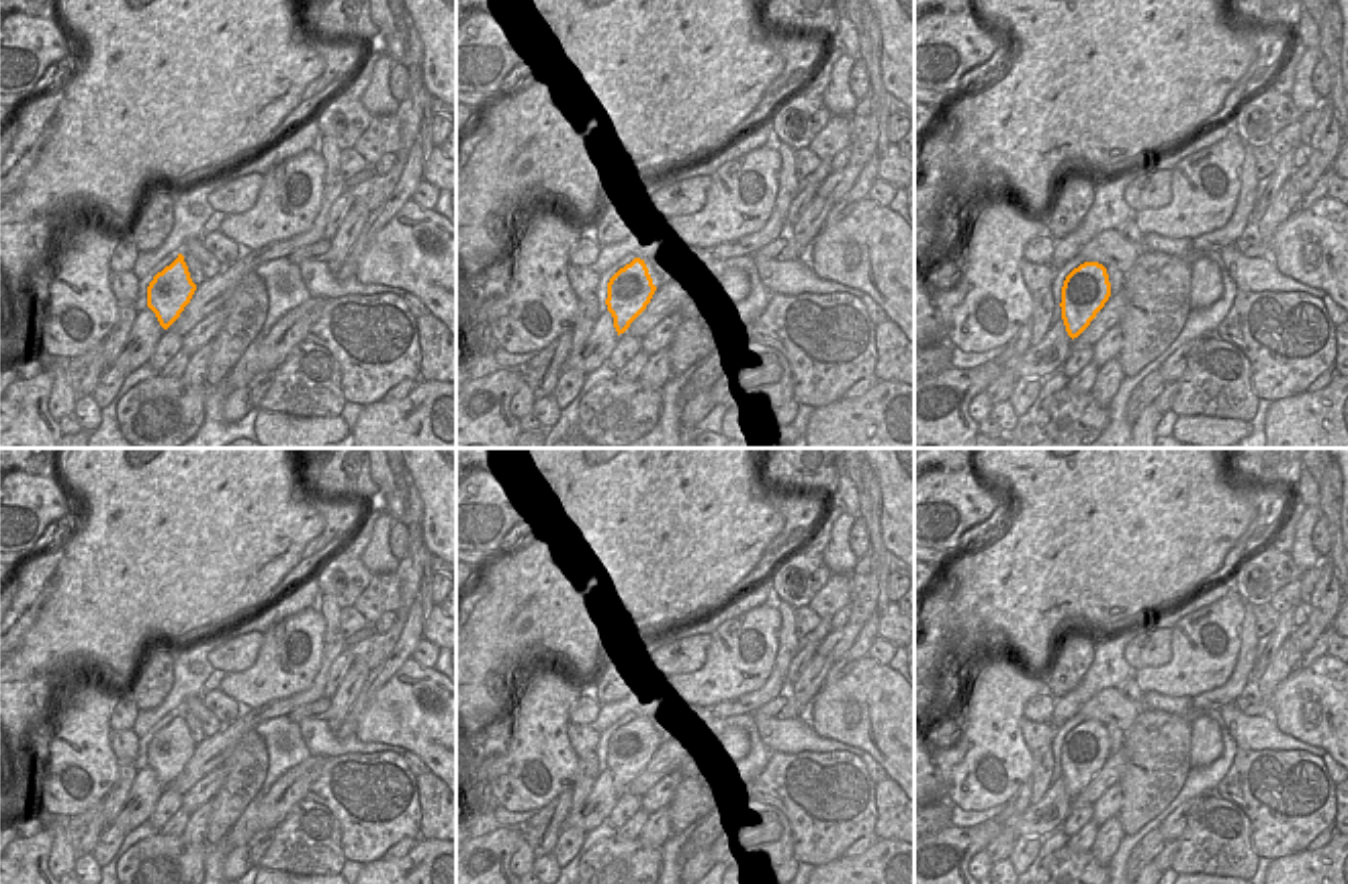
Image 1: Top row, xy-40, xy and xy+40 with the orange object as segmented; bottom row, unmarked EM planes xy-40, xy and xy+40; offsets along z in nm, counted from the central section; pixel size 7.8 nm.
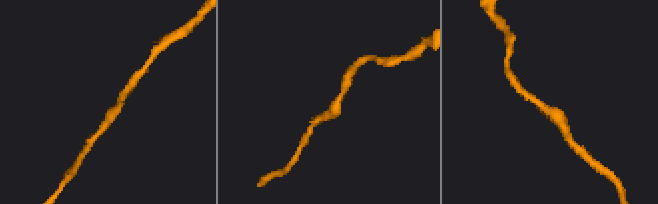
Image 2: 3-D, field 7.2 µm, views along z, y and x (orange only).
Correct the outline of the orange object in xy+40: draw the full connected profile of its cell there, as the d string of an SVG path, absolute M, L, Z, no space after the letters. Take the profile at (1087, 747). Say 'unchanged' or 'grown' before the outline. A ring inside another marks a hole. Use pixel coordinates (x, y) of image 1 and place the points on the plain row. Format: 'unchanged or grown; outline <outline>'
unchanged; outline M1084 720L1066 735L1060 765L1066 790L1072 798L1090 784L1109 755L1109 733L1098 720Z

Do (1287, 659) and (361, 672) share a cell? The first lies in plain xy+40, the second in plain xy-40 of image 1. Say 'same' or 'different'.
same

